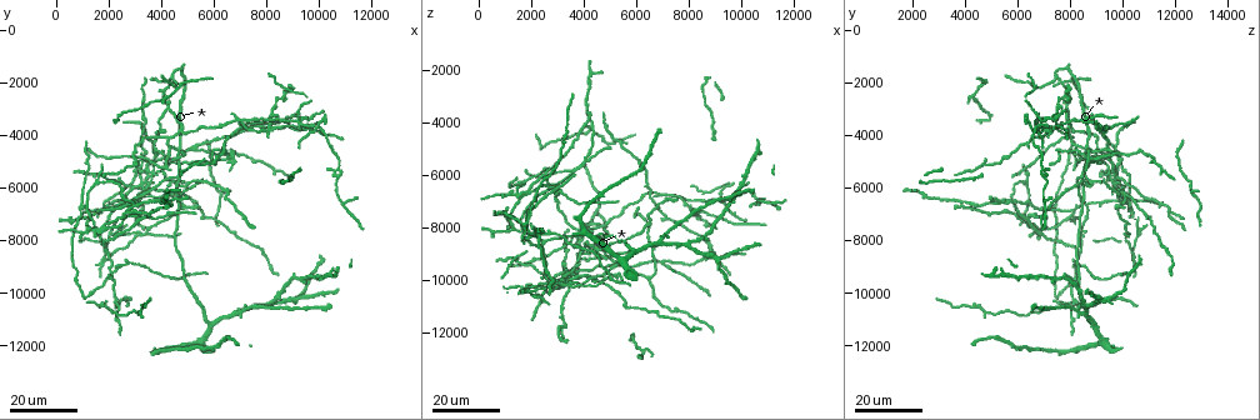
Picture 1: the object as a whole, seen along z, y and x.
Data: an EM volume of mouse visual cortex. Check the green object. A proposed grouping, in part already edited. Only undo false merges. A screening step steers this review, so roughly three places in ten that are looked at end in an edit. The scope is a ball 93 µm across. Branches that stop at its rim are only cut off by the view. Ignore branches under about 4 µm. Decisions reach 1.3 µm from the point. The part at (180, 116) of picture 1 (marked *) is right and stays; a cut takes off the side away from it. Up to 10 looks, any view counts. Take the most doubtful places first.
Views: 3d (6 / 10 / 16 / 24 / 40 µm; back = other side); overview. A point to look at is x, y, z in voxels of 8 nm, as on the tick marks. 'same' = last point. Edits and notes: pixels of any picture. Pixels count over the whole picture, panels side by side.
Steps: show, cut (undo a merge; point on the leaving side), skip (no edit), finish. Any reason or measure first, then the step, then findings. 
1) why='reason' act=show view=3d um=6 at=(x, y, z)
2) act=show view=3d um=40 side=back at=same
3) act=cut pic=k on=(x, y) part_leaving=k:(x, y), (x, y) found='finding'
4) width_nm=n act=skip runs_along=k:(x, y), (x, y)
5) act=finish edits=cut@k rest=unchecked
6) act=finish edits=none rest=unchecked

why='four or more arms meet' act=show view=3d um=24 at=(2100, 9300, 8200)

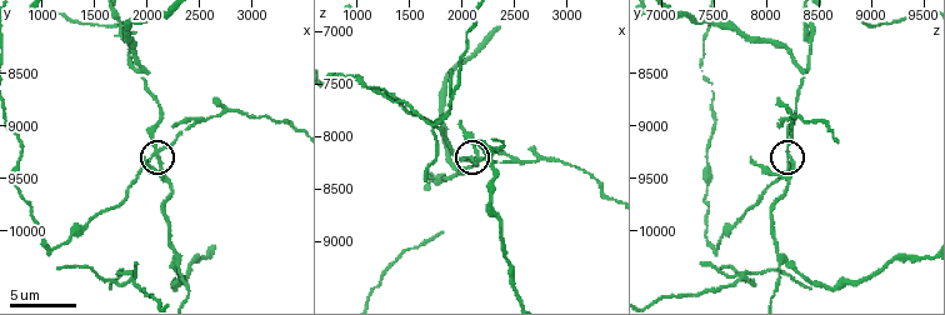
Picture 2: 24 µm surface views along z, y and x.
act=show view=3d um=10 at=(2080, 9300, 8240)

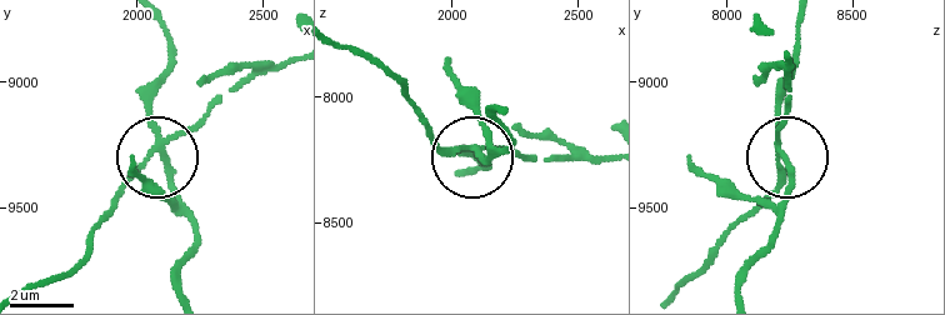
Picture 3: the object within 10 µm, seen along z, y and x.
act=cut pic=3 on=(446, 155) part_leaving=3:(473, 145), (438, 143), (384, 73), (336, 46) found='two cells meet here'

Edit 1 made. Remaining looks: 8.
act=show view=overview

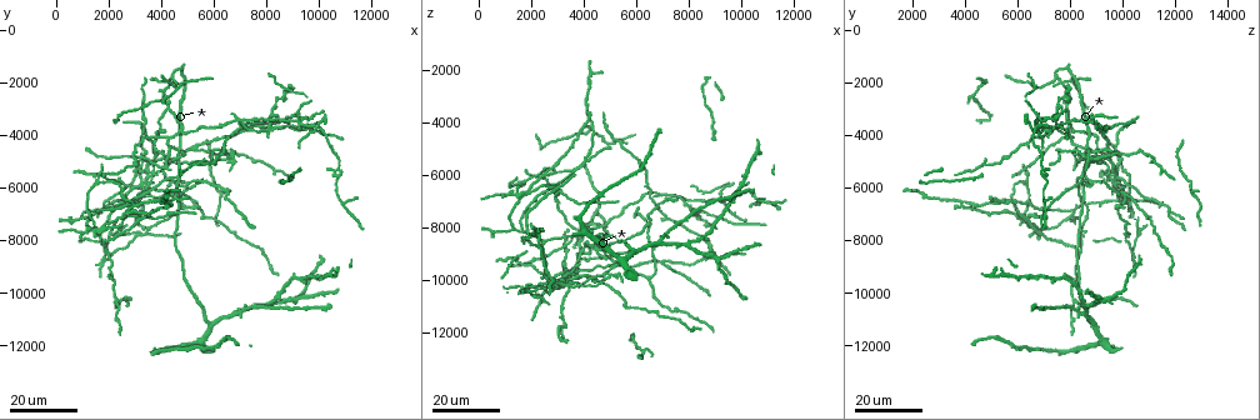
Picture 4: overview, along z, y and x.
why='three-way junction' act=show view=3d um=16 at=(4200, 2900, 7800)

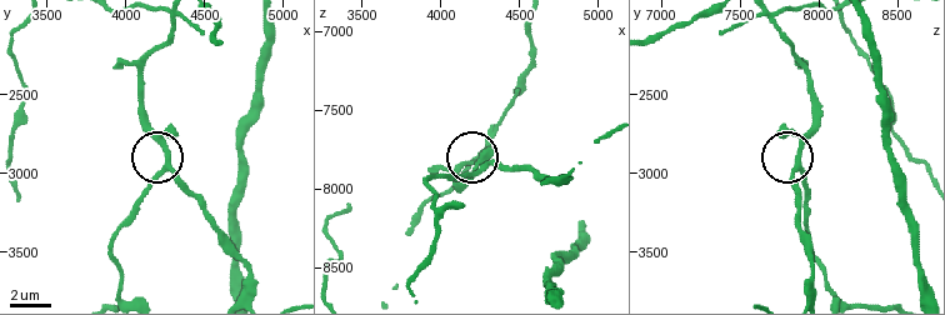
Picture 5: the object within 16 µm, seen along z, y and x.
act=show view=3d um=6 at=(4260, 2980, 7880)

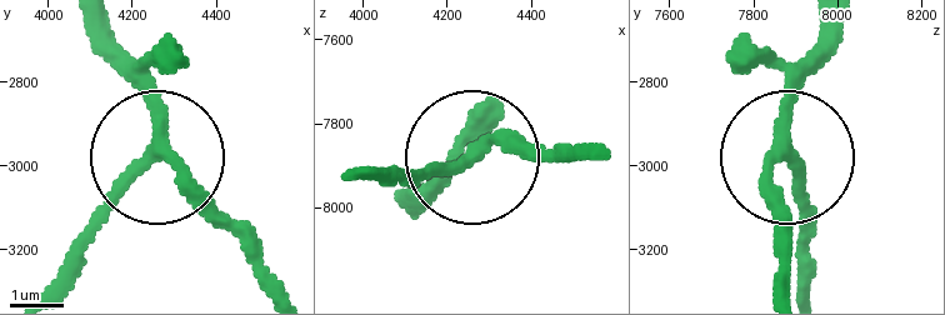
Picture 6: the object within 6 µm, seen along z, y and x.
act=skip runs_along=6:(90, 29), (170, 164), (246, 240) found='all the same cell'

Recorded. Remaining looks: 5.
why='three-way junction' act=show view=3d um=24 at=(4800, 3900, 7900)

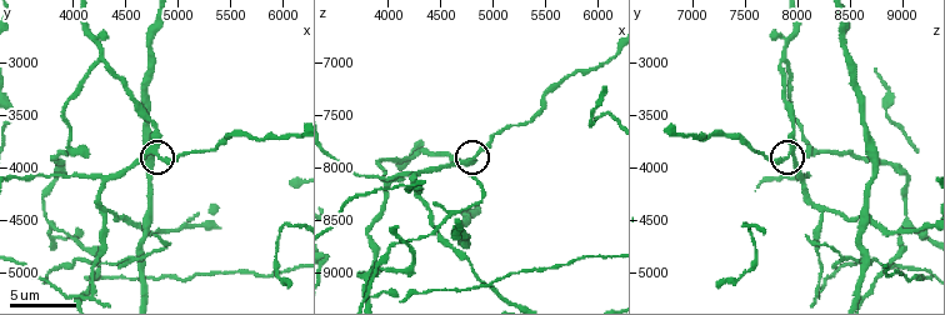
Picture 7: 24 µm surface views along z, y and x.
act=show view=3d um=6 at=(4720, 3860, 7940)

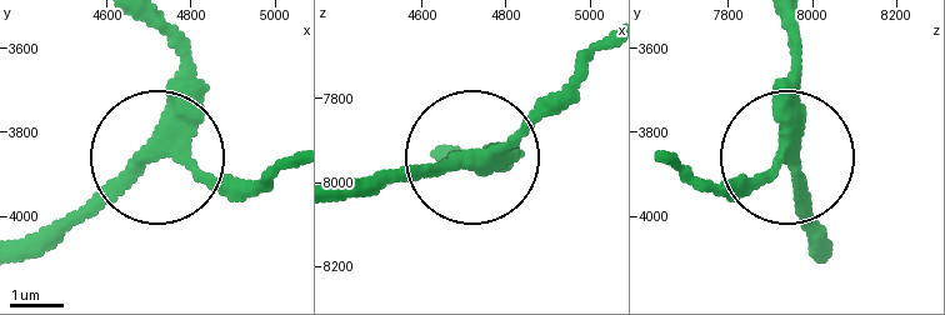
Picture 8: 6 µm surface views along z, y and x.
act=skip runs_along=8:(151, 23), (179, 76), (174, 130), (49, 246) found='all the same cell'

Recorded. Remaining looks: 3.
why='four arms meet' act=show view=3d um=16 at=(4600, 5600, 8400)

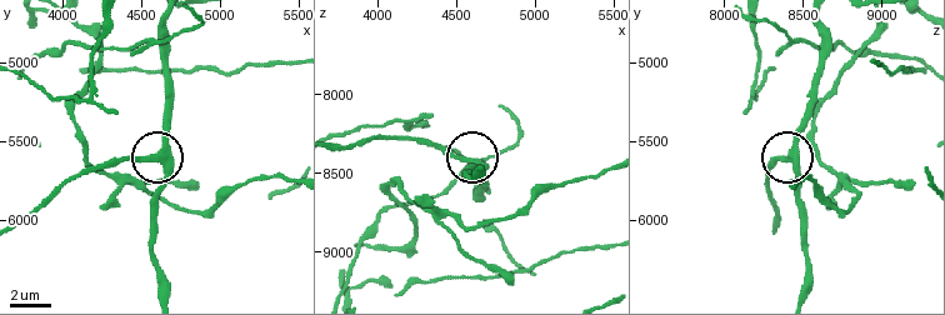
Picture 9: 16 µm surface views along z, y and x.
act=show view=3d um=6 at=(4580, 5600, 8440)

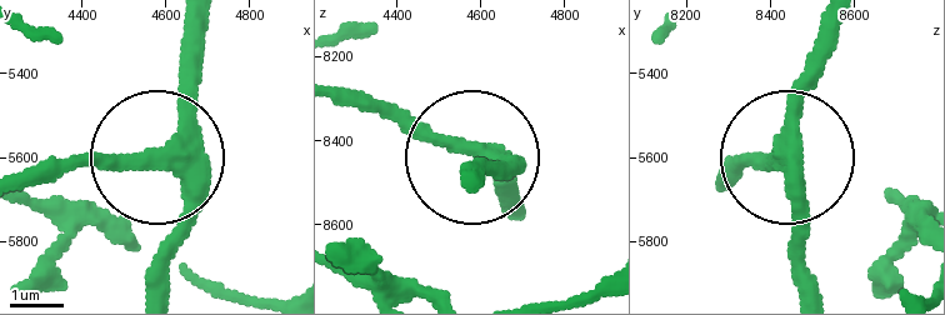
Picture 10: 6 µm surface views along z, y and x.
act=skip runs_along=10:(184, 31), (184, 125), (166, 165), (184, 205), (170, 286) found='one cell here'

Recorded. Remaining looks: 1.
act=finish edits=cut@3 rest=unchecked

